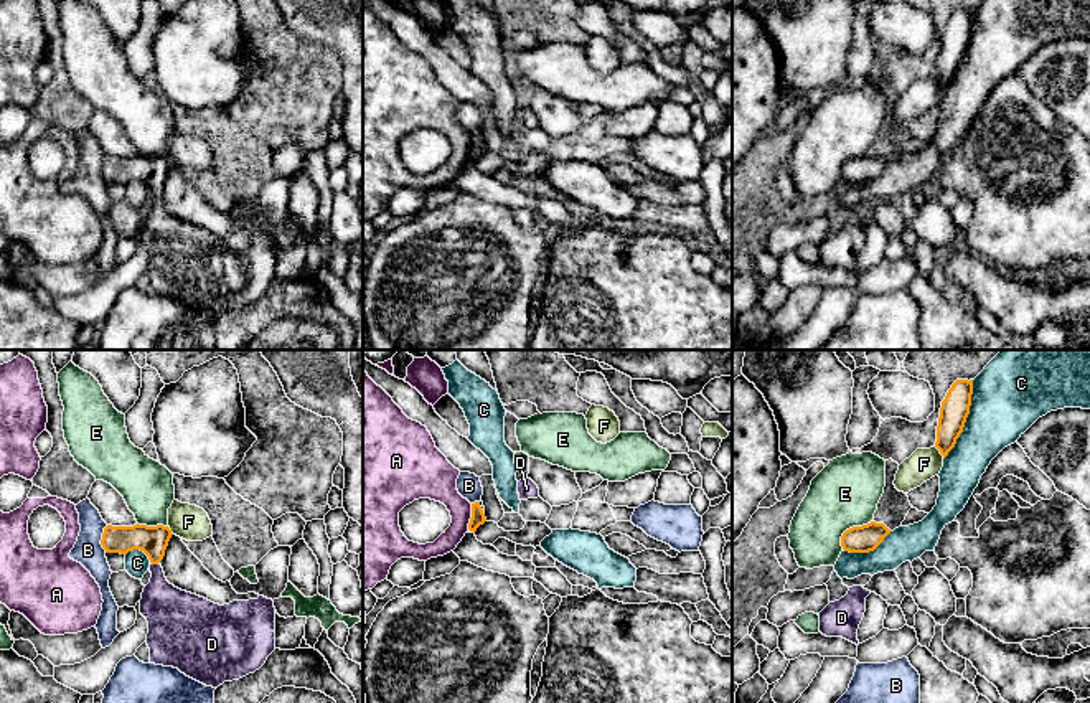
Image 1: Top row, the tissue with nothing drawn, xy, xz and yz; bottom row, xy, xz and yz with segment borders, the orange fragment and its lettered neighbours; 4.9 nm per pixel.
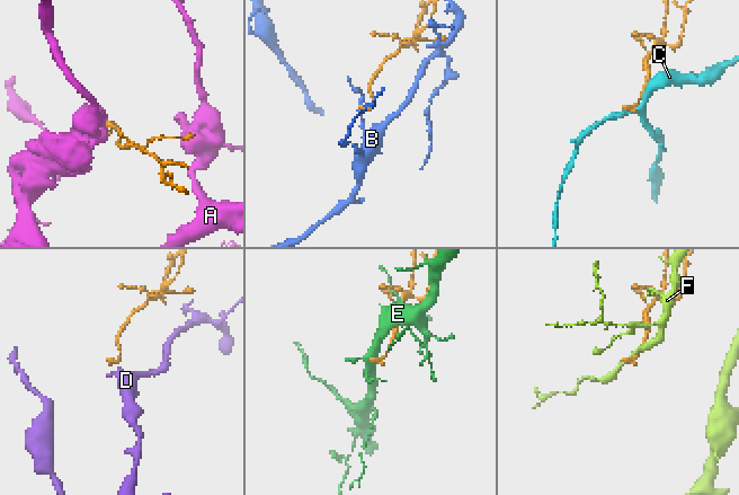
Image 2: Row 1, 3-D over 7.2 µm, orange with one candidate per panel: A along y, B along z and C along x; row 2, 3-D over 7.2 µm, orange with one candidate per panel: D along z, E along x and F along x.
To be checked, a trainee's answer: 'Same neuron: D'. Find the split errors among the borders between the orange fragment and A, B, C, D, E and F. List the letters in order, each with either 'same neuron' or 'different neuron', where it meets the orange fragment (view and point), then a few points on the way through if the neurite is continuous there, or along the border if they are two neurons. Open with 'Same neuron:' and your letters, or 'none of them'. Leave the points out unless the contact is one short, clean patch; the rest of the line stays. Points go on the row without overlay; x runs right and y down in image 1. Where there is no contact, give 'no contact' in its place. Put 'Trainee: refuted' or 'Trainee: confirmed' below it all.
Same neuron: D
A: different neuron; meets orange in xz at (472, 147)
B: different neuron; meets orange in xy at (103, 169)
C: different neuron; meets orange in yz at (965, 50)
D: same neuron; meets orange in xy at (155, 193); runs through xy (152, 170), (155, 193), (159, 228), (169, 241)
E: different neuron; meets orange in yz at (850, 159)
F: different neuron; meets orange in yz at (940, 83)
Trainee: confirmed

